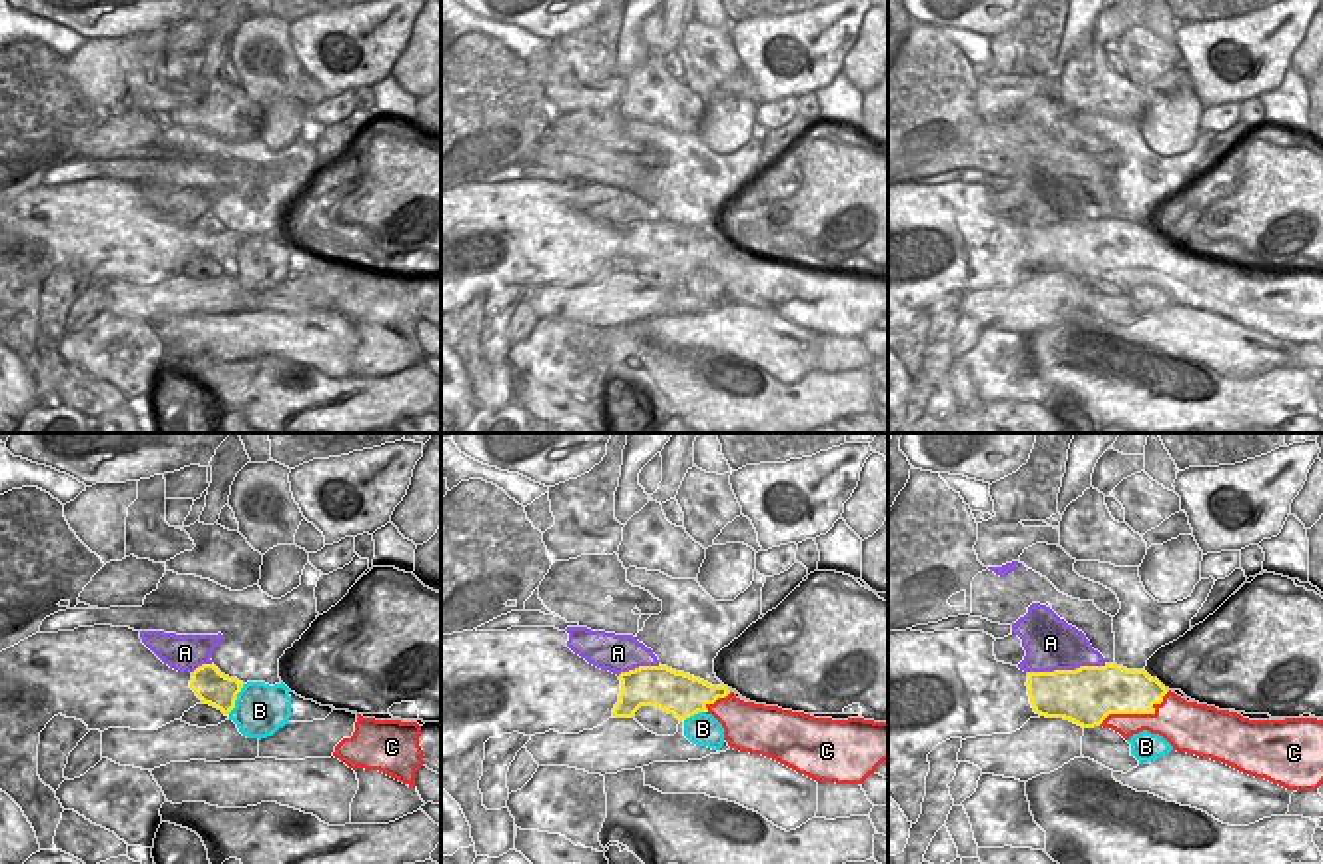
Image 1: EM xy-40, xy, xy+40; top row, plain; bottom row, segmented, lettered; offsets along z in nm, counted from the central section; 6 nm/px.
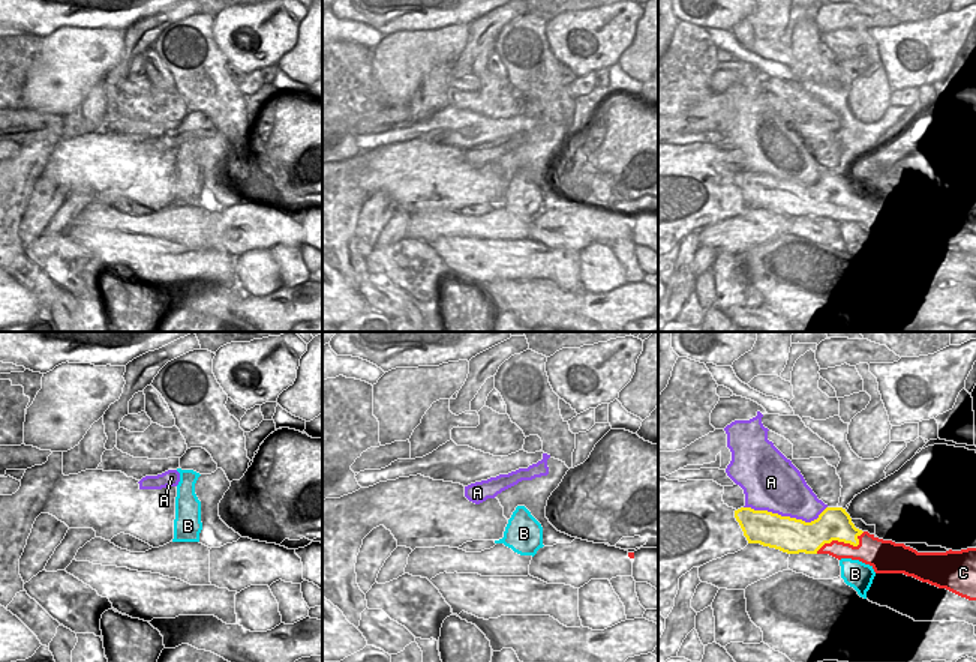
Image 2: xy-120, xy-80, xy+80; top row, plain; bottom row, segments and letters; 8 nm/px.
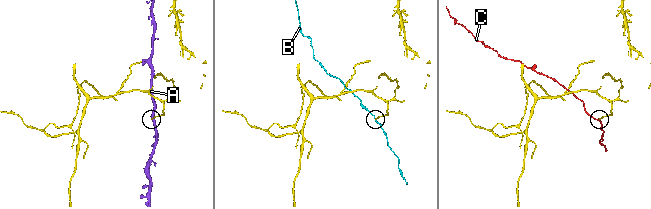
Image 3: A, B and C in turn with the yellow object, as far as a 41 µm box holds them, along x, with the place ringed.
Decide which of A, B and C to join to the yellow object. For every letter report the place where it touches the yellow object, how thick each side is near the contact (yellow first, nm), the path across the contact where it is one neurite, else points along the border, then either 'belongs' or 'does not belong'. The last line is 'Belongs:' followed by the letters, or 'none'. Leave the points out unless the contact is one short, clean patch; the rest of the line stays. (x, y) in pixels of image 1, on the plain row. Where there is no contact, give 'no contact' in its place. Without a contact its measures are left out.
A: meets yellow in xy+40 at (1066, 224); 360 nm thick on the yellow side, 320 nm on the other; does not belong
B: meets yellow in xy-40 at (236, 252); 200 nm thick on the yellow side, 320 nm on the other; border along xy-40 (244, 238), (236, 260), (228, 268); does not belong
C: meets yellow in xy+40 at (1136, 266); 300 nm thick on the yellow side, 260 nm on the other; belongs
Belongs: C

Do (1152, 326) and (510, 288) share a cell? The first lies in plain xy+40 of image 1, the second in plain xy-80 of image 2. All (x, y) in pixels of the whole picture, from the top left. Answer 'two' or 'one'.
two

